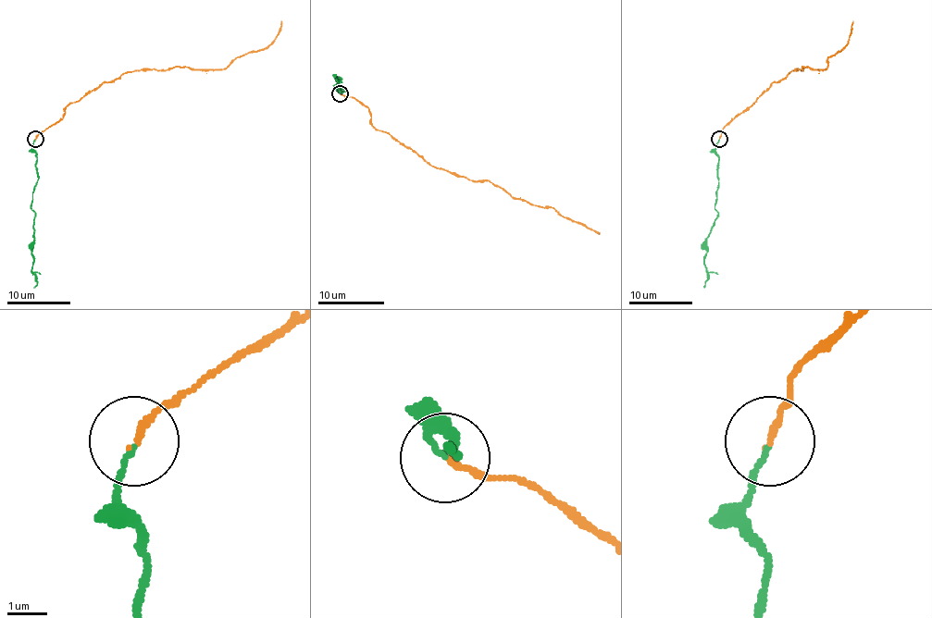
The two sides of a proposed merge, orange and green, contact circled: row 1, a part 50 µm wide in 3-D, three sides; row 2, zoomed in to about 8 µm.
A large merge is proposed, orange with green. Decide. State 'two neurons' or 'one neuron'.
two neurons

